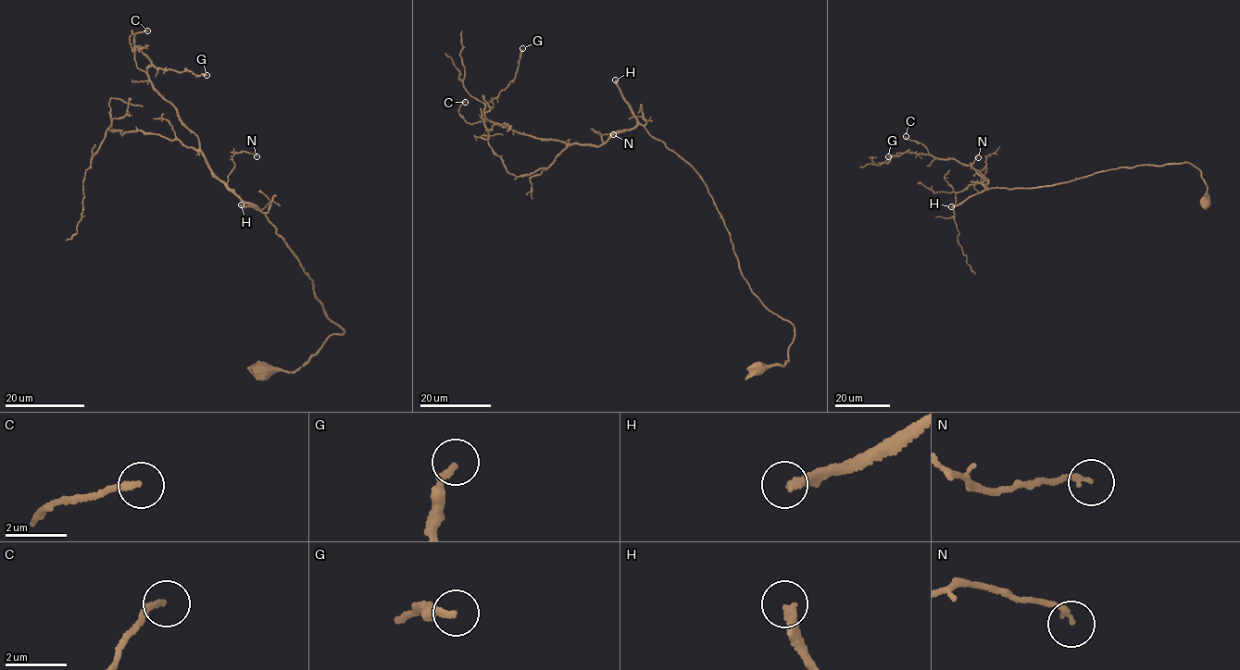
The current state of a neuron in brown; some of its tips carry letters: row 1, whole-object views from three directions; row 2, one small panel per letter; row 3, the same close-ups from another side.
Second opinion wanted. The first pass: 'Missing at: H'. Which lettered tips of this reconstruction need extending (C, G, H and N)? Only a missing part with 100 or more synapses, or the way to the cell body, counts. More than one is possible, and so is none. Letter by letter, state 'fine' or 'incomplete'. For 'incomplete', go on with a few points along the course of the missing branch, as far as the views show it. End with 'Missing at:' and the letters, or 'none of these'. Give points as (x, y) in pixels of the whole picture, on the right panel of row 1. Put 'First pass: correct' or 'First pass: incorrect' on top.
First pass: correct
C: fine
G: fine
H: incomplete
N: fine
Missing at: H

